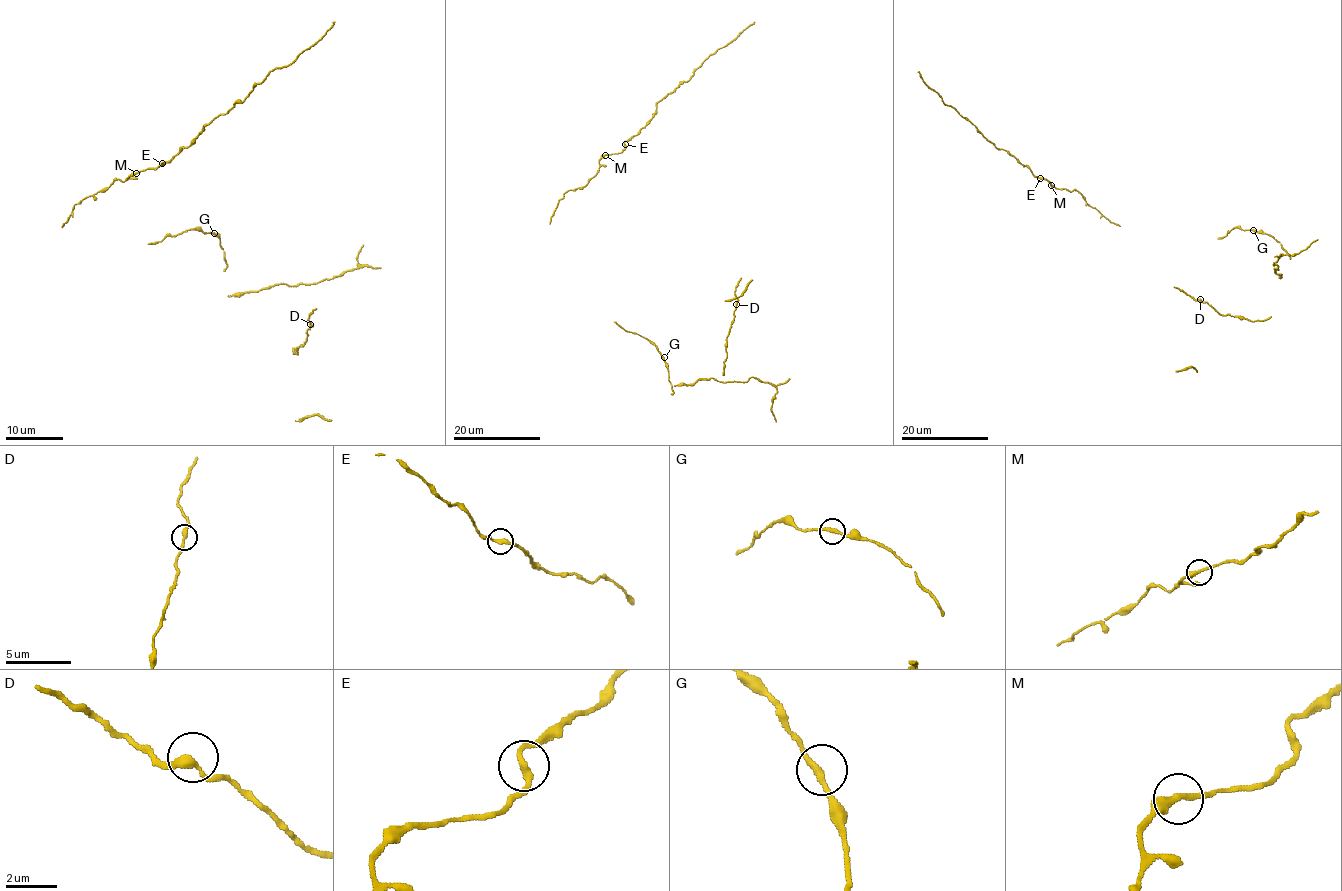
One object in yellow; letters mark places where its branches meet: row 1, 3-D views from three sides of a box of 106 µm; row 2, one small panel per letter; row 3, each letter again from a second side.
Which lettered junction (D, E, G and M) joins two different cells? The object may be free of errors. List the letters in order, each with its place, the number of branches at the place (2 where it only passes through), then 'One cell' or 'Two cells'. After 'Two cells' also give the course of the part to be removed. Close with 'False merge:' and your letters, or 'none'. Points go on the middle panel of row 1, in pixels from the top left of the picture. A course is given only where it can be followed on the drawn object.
D: Place: (736, 304). Branches: 2. One cell
E: Place: (625, 144). Branches: 2. Two cells. Course of the part to remove: (625, 144), (652, 118), (657, 103), (685, 82), (707, 57), (753, 22)
G: Place: (664, 357). Branches: 2. One cell
M: Place: (605, 155). Branches: 2. One cell
False merge: E

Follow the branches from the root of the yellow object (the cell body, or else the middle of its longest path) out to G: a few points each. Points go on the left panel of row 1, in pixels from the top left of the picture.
G: (148, 243), (161, 242), (169, 235), (188, 229), (214, 233)

